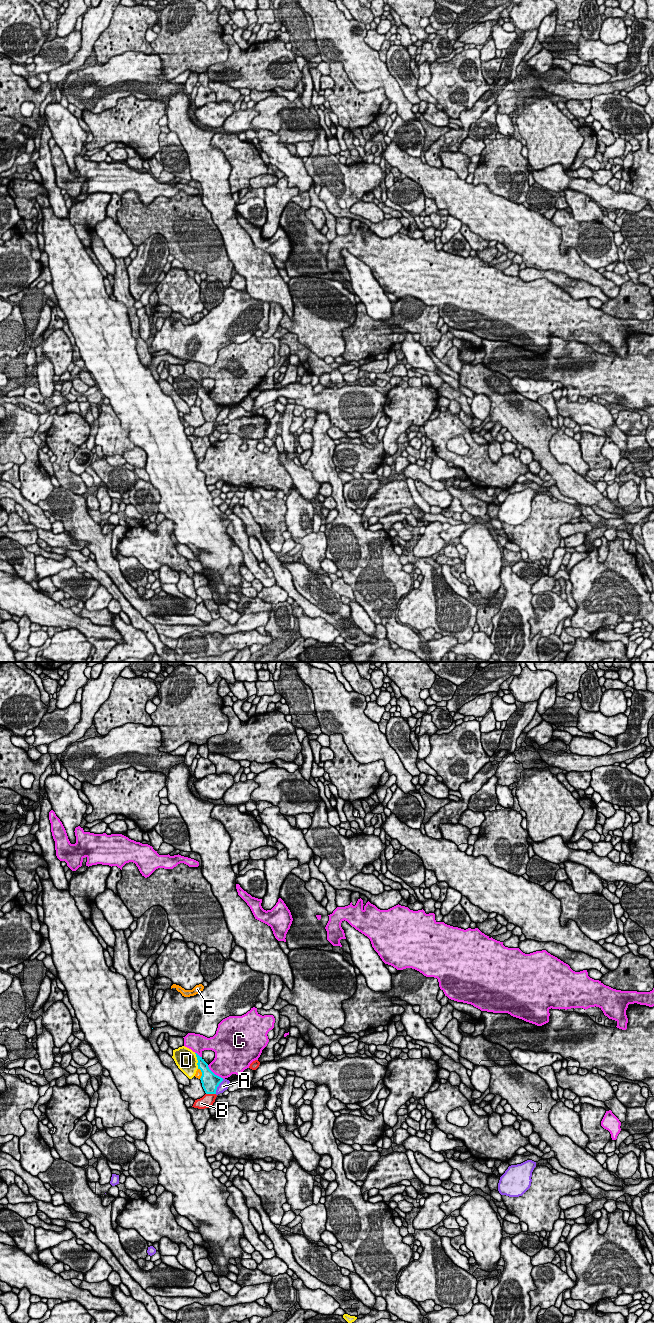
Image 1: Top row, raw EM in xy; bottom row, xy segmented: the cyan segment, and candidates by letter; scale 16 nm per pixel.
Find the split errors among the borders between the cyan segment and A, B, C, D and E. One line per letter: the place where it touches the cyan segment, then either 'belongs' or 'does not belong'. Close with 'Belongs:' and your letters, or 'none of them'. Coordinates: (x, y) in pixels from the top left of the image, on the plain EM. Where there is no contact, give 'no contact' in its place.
A: meets cyan in xy at (218, 413); does not belong
B: meets cyan in xy at (211, 421); does not belong
C: meets cyan in xy at (214, 402); does not belong
D: meets cyan in xy at (198, 389); does not belong
E: meets cyan in xy at (202, 401); does not belong
Belongs: none of them

